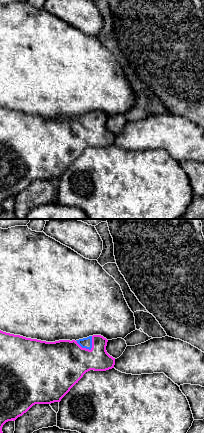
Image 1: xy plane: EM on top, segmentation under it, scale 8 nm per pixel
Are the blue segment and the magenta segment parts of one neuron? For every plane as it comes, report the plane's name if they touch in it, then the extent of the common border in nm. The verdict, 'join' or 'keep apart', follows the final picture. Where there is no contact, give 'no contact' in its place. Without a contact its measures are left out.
contact in xy; length 150 nm

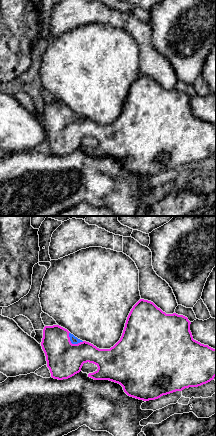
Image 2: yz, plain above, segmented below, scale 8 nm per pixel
contact in yz; length 140 nm

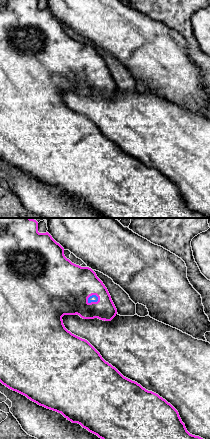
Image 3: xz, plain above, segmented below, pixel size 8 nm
contact in xz; length 100 nm

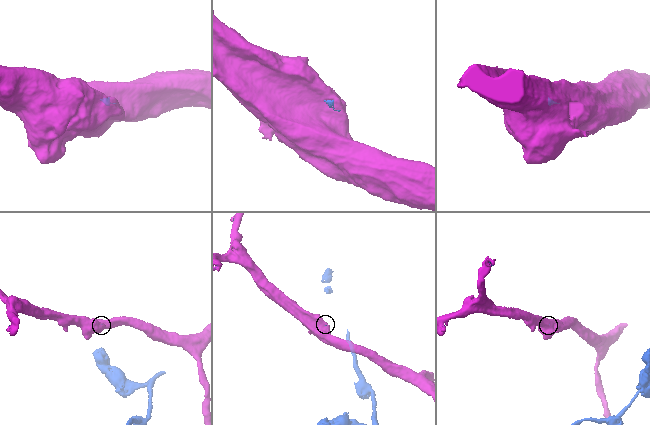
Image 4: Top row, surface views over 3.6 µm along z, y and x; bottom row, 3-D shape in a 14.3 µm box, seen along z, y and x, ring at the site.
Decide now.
join

